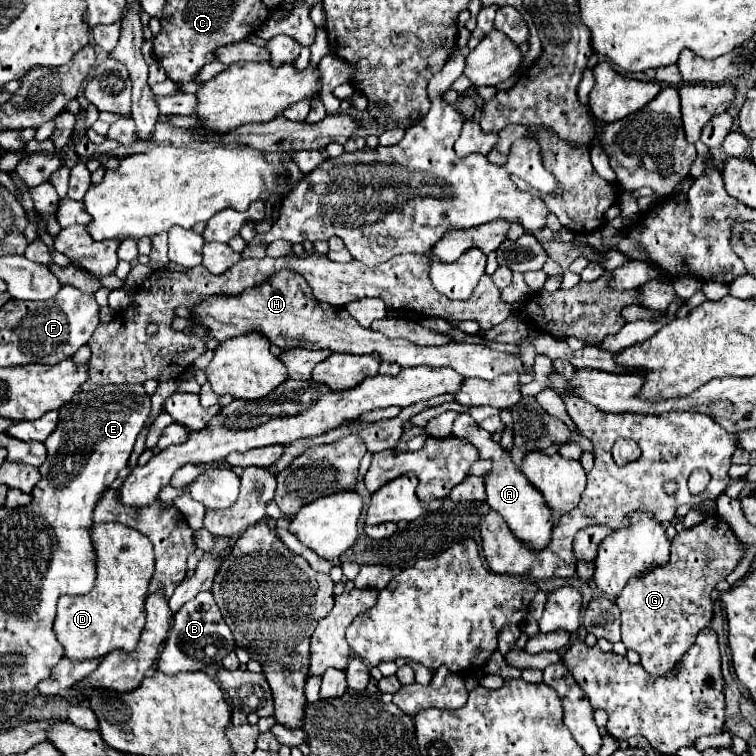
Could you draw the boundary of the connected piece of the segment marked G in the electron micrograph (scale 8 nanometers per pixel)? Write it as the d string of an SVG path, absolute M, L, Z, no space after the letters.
M706 517L700 525L680 531L672 541L670 561L644 577L632 579L614 601L622 619L622 643L640 655L640 665L654 677L674 671L694 645L700 629L710 625L710 593L744 557L744 543L720 517Z

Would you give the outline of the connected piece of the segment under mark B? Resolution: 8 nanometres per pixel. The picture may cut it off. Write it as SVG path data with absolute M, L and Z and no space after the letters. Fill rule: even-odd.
M204 591L204 593L198 593L192 601L184 605L184 609L180 609L174 615L174 623L170 627L168 639L158 657L158 671L162 671L164 675L176 675L180 671L202 671L208 665L222 661L230 651L234 651L232 633L224 623L212 593ZM208 647L214 647L212 655L206 651Z

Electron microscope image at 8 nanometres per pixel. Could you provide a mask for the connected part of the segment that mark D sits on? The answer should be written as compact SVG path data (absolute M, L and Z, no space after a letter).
M100 523L92 529L92 541L98 551L96 585L86 595L60 597L54 621L56 639L72 661L100 659L116 649L134 651L146 621L144 601L154 573L154 549L148 537L122 523Z

